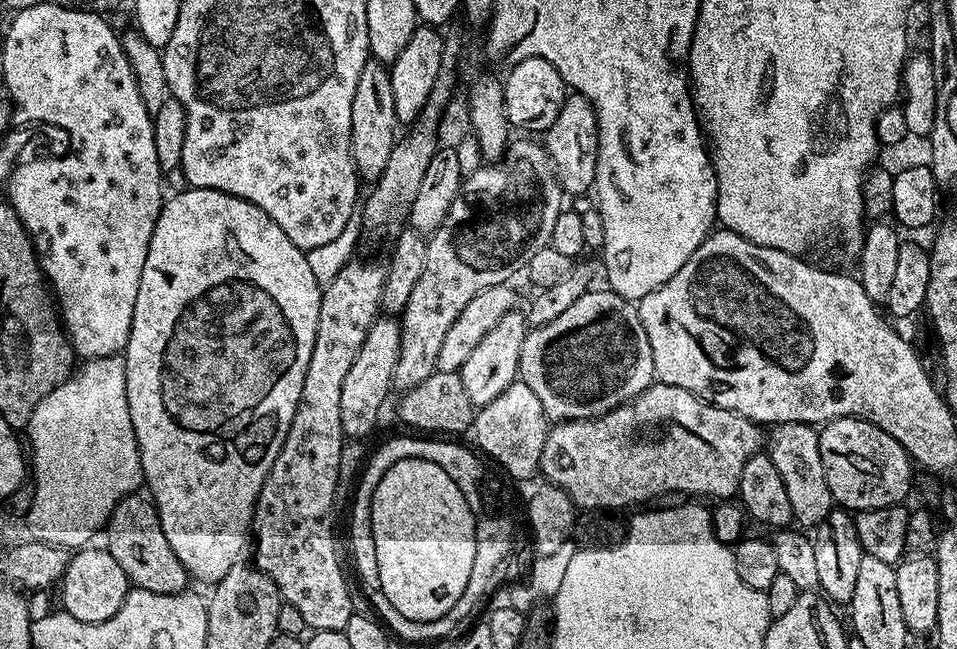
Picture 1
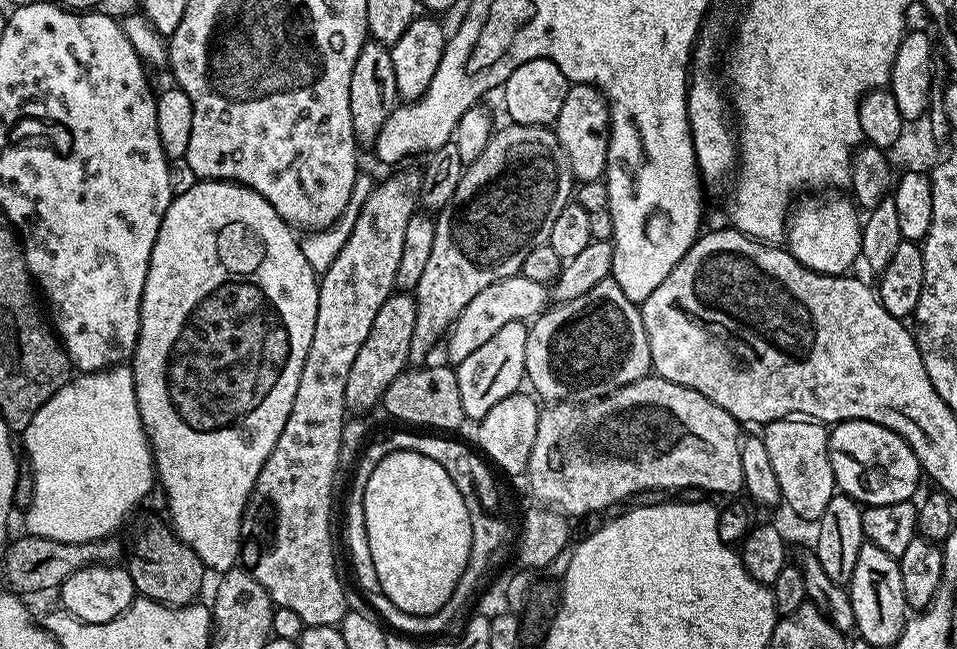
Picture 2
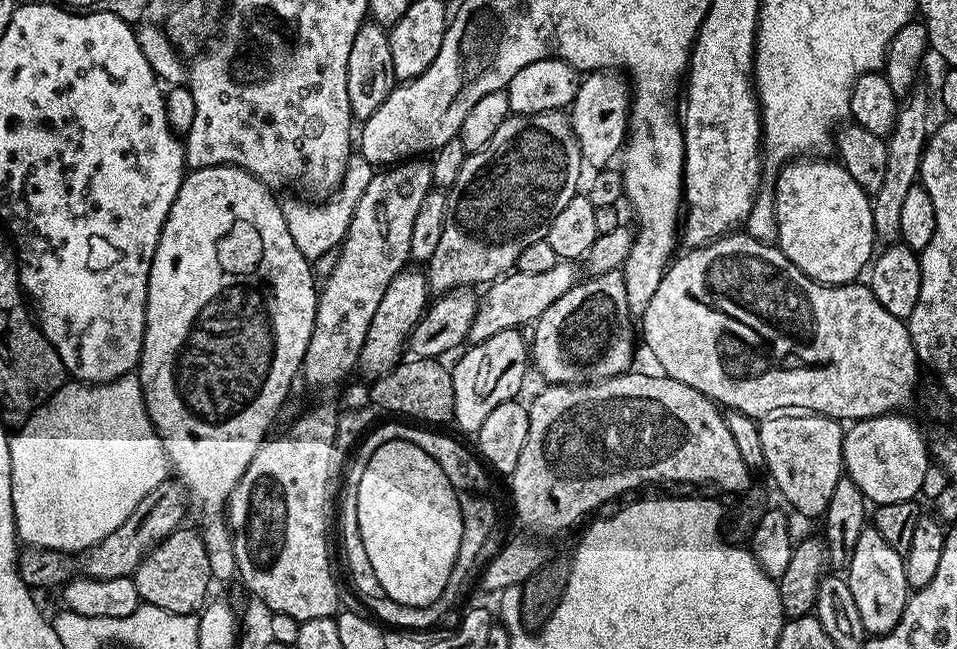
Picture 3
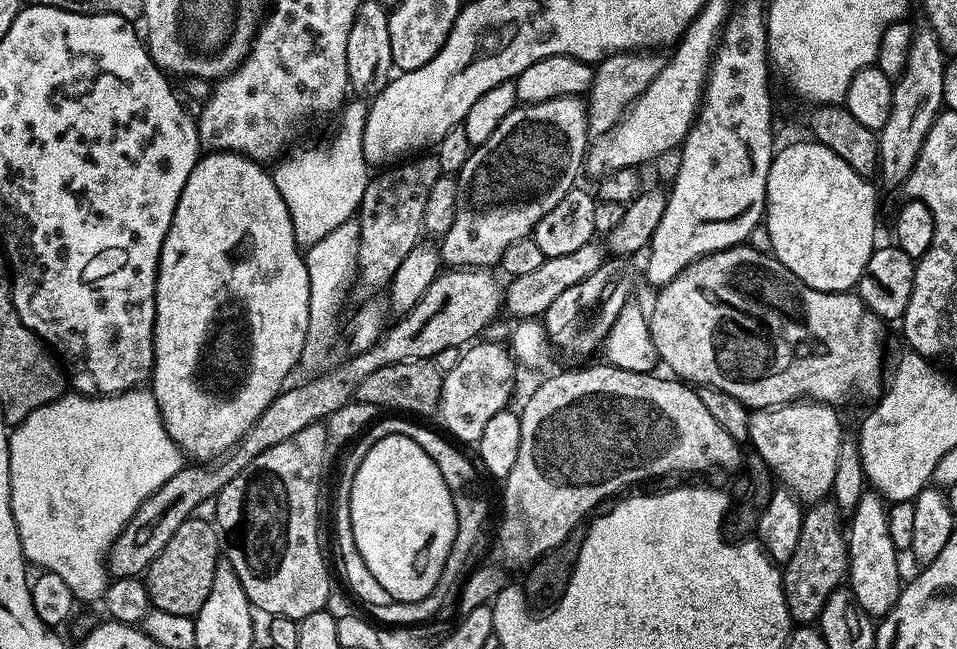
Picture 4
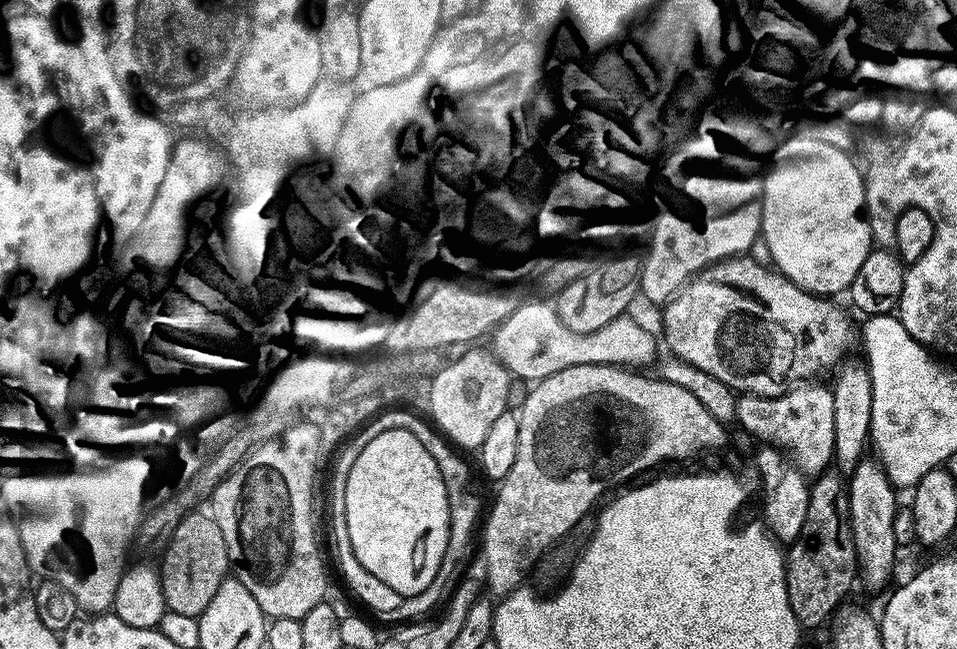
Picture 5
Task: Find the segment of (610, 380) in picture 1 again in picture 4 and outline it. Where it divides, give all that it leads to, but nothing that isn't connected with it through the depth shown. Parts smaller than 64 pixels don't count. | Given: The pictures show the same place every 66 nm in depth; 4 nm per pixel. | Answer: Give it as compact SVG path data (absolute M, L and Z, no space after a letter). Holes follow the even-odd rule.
M608 258L603 264L582 282L570 286L570 290L558 294L548 311L542 317L544 331L548 334L548 342L557 353L565 352L568 356L588 356L596 347L603 345L608 338L608 331L614 326L618 314L629 303L632 292L632 268L624 258Z

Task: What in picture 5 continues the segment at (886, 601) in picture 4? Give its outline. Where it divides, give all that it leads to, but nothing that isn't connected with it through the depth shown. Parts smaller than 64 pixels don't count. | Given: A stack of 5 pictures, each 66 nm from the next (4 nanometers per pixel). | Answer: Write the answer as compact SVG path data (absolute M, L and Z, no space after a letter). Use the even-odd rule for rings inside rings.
M861 458L847 477L848 519L852 522L852 537L856 551L859 579L868 588L880 588L892 576L898 545L894 538L894 514L898 507L897 489L875 458Z

